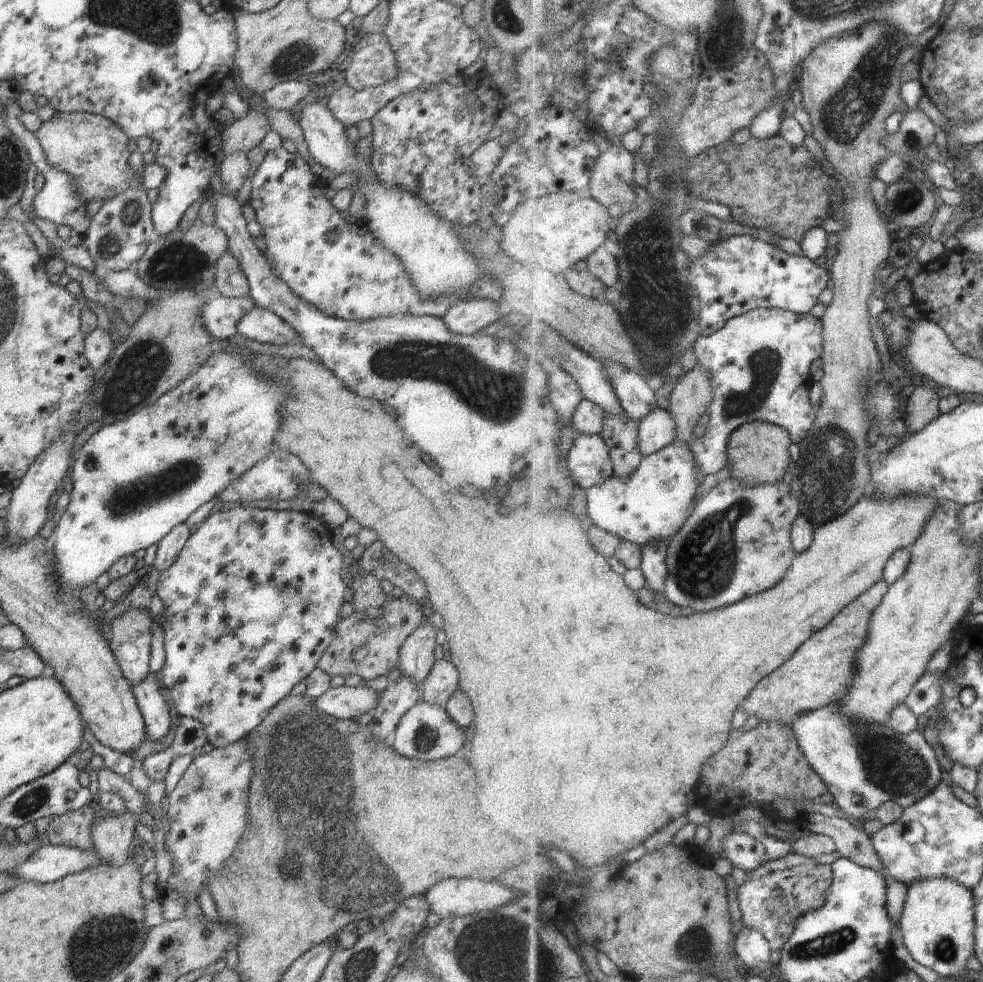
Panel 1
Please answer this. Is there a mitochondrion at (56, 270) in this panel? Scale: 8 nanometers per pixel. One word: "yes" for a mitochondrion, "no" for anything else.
no

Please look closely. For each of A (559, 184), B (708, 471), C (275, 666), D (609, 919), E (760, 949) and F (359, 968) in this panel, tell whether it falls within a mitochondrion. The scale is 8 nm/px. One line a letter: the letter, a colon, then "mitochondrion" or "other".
A: other
B: other
C: mitochondrion
D: other
E: other
F: mitochondrion

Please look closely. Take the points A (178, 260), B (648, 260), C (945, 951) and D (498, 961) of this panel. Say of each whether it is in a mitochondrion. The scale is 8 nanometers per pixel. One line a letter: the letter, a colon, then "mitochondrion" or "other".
A: mitochondrion
B: mitochondrion
C: mitochondrion
D: mitochondrion

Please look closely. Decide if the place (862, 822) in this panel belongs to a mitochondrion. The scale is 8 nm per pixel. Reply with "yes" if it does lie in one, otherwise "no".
no

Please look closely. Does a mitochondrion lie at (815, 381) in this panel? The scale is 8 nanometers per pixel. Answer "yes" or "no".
no

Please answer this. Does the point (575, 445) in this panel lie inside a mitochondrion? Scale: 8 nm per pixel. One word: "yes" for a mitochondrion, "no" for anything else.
no

